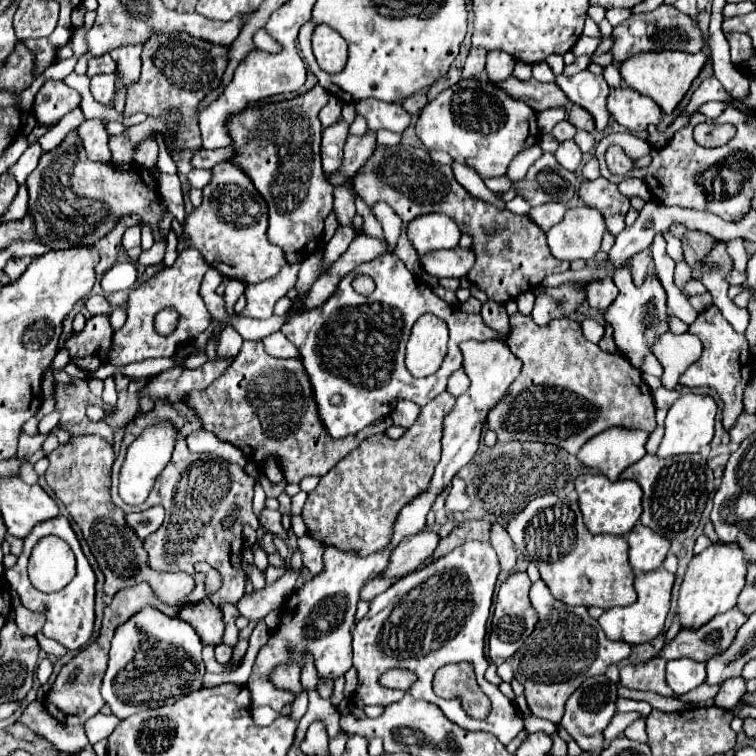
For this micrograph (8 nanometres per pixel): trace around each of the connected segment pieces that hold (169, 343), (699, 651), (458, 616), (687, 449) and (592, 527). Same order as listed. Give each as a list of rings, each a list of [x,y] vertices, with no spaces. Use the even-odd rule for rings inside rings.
[[[185,249],[183,253],[179,253],[173,267],[163,269],[159,275],[133,289],[127,301],[127,323],[113,335],[111,363],[127,365],[145,361],[149,357],[173,357],[183,345],[195,341],[197,335],[211,325],[211,313],[199,295],[199,285],[207,269],[209,265],[203,261],[197,249]],[[165,307],[173,307],[179,311],[179,325],[169,337],[157,337],[153,329],[153,317]]]
[[[731,609],[727,613],[721,613],[713,617],[709,623],[705,623],[701,629],[681,629],[679,635],[673,639],[671,645],[663,647],[661,657],[665,659],[693,659],[699,663],[709,661],[715,657],[715,653],[723,653],[727,645],[735,639],[735,633],[741,629],[741,625],[747,621],[743,613],[737,609]]]
[[[469,541],[439,561],[433,561],[425,569],[417,569],[413,573],[403,575],[399,581],[395,581],[385,593],[381,595],[393,595],[393,599],[379,611],[379,595],[371,601],[369,613],[355,625],[353,629],[353,667],[357,669],[357,689],[355,697],[363,701],[363,705],[391,705],[395,701],[401,701],[405,695],[411,695],[415,699],[425,699],[435,703],[449,721],[459,725],[465,731],[485,731],[495,735],[503,745],[509,745],[521,731],[523,731],[523,719],[517,715],[515,705],[499,691],[499,687],[491,685],[485,681],[485,671],[489,667],[489,661],[485,659],[485,633],[487,633],[487,619],[489,619],[489,609],[491,609],[491,597],[495,589],[495,581],[499,575],[499,561],[489,543],[479,543],[479,541]],[[459,661],[471,661],[477,675],[479,687],[485,691],[485,695],[491,699],[491,713],[485,719],[473,719],[471,715],[465,713],[461,707],[459,699],[441,699],[433,693],[431,681],[433,675],[439,667],[447,663],[459,663]],[[389,669],[407,669],[417,675],[415,683],[403,691],[403,689],[389,689],[379,683],[381,675]]]
[[[685,393],[685,395],[681,395],[669,407],[669,413],[667,413],[667,419],[665,419],[665,437],[659,445],[657,457],[697,453],[703,445],[711,443],[715,415],[717,415],[717,403],[711,395],[703,395],[703,393]]]
[[[585,473],[575,479],[575,489],[579,493],[579,507],[583,521],[591,533],[611,533],[625,535],[641,517],[641,489],[635,481],[617,479],[611,481],[601,473]]]

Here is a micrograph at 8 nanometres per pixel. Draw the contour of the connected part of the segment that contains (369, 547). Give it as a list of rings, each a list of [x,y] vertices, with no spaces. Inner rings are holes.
[[[443,391],[439,397],[435,397],[435,401],[429,401],[421,409],[419,419],[411,429],[405,431],[403,437],[391,439],[385,433],[373,435],[365,439],[357,449],[353,449],[347,457],[343,457],[327,475],[323,475],[315,491],[309,493],[301,513],[309,535],[323,545],[333,545],[343,551],[359,551],[361,555],[385,549],[385,545],[393,535],[393,521],[399,509],[407,505],[415,495],[419,495],[433,477],[433,469],[441,457],[441,431],[443,431],[441,423],[455,402],[456,398],[451,393]]]

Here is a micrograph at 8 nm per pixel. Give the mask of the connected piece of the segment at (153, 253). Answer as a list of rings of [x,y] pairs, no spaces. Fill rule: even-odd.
[[[153,243],[153,247],[149,251],[143,251],[139,257],[139,265],[159,265],[163,261],[165,255],[165,245],[163,243]]]

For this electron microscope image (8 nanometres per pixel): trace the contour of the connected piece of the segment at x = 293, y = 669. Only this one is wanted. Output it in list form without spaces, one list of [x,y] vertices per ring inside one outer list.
[[[281,665],[275,669],[273,673],[273,683],[281,689],[289,689],[293,691],[295,695],[299,695],[303,689],[301,689],[301,683],[299,683],[299,667],[297,665]]]

